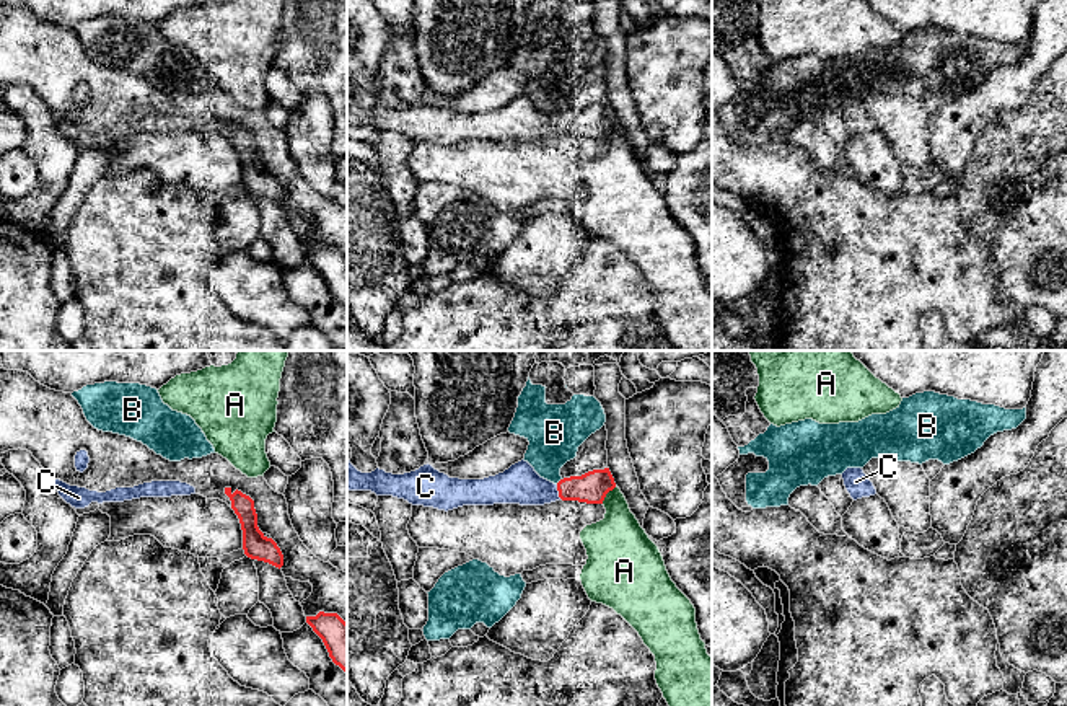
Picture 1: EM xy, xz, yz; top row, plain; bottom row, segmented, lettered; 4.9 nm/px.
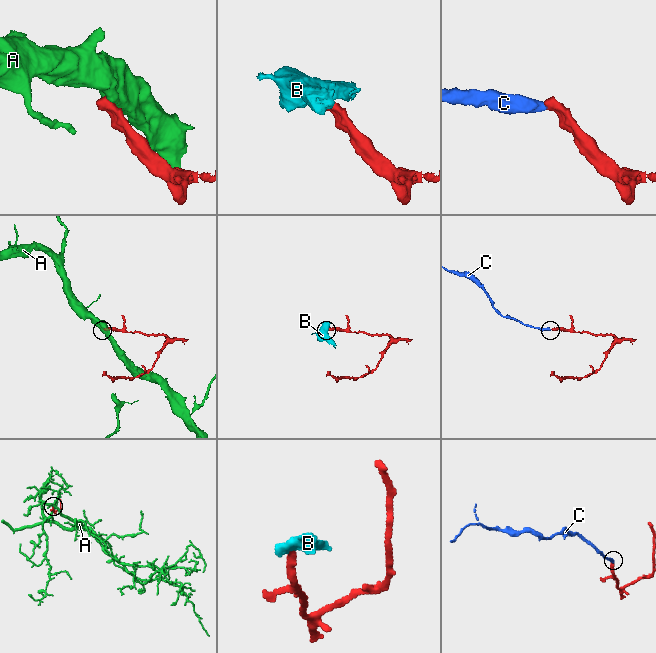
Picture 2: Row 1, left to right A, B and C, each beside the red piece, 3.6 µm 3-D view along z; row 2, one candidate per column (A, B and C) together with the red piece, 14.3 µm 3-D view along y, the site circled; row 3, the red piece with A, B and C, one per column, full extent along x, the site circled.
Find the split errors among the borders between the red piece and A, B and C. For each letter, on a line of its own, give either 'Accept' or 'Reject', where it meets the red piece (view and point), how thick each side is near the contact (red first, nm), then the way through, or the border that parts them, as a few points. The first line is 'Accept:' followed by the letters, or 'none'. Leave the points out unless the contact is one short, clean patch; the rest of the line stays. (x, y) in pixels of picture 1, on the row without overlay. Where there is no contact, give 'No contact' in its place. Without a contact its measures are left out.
Accept: C
A: Reject. Touches red at xz (606, 127). Thickness 160 nm (red) against 280 nm
B: Reject. Touches red at xz (559, 116). Thickness 160 nm (red) against 280 nm
C: Accept. Touches red at xz (557, 124). Thickness 160 nm (red) against 190 nm

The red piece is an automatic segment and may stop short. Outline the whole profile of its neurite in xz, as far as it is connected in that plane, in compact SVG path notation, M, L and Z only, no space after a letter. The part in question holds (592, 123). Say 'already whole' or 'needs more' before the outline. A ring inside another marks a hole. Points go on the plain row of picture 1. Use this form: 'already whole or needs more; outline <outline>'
needs more; outline M347 95L347 126L371 126L376 130L393 130L412 140L445 147L463 140L544 140L560 134L603 139L614 122L609 103L564 113L554 119L541 113L525 95L484 114L450 113L428 98L404 109L386 108L380 103L362 108Z

